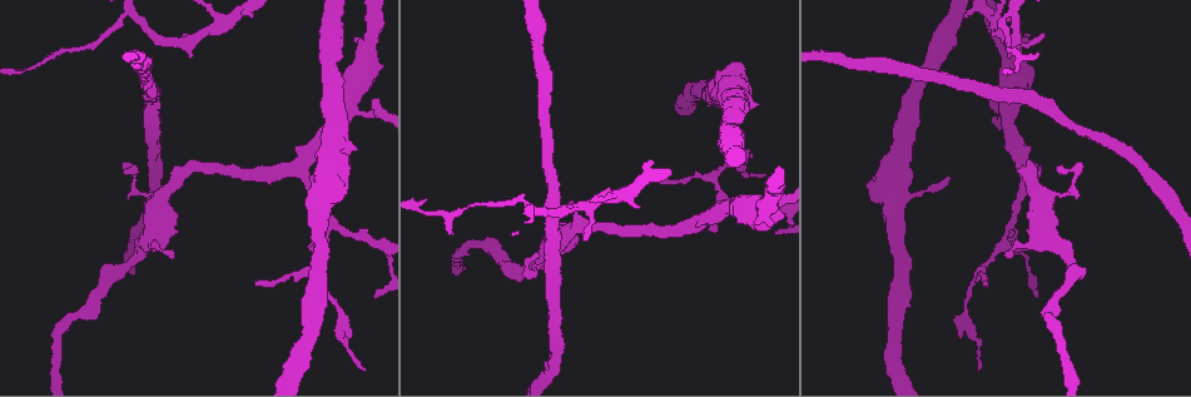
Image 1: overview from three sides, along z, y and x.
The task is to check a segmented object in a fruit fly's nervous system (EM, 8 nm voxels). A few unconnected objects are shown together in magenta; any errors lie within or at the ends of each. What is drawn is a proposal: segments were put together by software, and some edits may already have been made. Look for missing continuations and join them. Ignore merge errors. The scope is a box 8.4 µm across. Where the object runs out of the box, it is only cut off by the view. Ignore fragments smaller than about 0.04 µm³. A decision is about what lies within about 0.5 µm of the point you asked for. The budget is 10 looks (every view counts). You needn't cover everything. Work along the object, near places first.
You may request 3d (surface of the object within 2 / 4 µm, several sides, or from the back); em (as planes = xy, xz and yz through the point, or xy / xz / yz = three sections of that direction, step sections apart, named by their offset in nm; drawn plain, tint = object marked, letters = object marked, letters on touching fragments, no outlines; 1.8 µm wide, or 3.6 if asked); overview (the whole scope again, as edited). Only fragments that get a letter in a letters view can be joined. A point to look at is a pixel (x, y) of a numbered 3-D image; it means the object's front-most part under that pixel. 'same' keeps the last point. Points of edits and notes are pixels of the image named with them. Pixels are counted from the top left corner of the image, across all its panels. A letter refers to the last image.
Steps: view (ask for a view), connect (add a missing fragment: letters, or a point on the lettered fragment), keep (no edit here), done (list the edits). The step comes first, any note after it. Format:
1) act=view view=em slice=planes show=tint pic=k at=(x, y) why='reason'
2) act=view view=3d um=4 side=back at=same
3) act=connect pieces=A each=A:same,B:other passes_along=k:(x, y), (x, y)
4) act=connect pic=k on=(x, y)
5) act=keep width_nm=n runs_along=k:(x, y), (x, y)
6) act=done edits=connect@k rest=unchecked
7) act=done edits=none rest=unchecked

act=view view=em slice=planes show=letters pic=1 at=(137, 171) why='thin end'

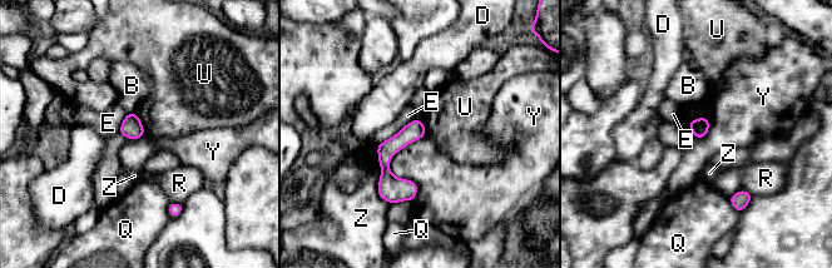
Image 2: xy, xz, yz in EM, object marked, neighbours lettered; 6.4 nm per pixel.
act=keep width_nm=120 longest_contact=Y:440nm each=B:other,D:other,E:other,Q:other,R:other,U:other,Y:other,Z:other found='no lettered fragment goes on from it'

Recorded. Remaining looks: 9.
act=view view=em slice=planes show=letters pic=1 at=(874, 177) why='free end'

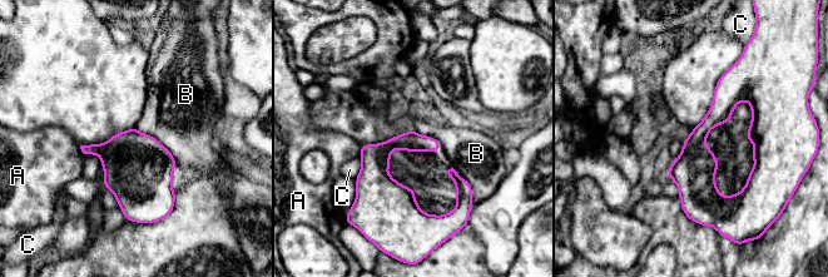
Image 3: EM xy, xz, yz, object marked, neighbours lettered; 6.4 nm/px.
act=keep longest_contact=B:360nm each=A:other,B:other,C:other border=3:(135, 128), (153, 135), (177, 163) found='no lettered fragment goes on from it'

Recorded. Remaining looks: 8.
act=view view=3d um=4 side=back pic=1 at=(345, 101)

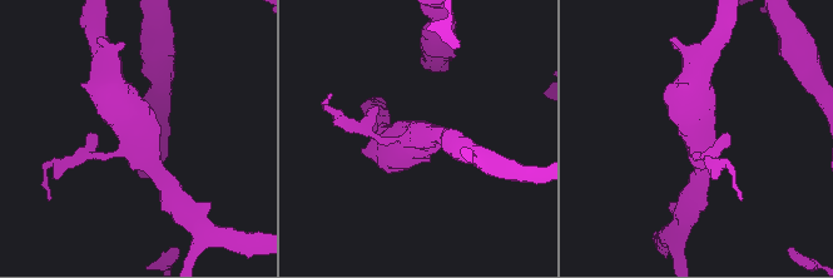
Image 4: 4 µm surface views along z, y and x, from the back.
act=view view=em um=3.6 slice=planes show=letters pic=4 at=(700, 136) arms=3

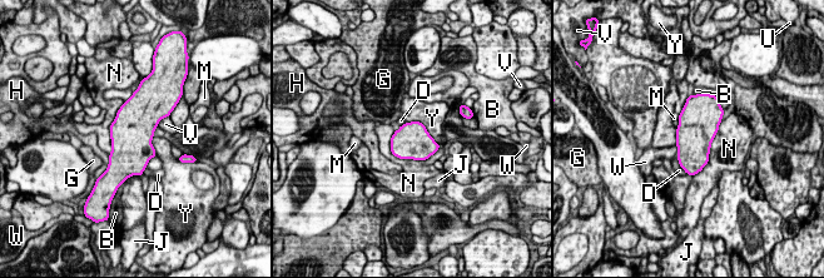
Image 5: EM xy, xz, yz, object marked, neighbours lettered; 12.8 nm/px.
act=keep each=B:other,D:other,G:other,H:other,J:other,M:other,N:other,U:other,V:other,W:other,Y:other found='none of them fits'

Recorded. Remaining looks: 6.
act=view view=em slice=xy step=4 show=tint pic=1 at=(1043, 34) why='thin end'

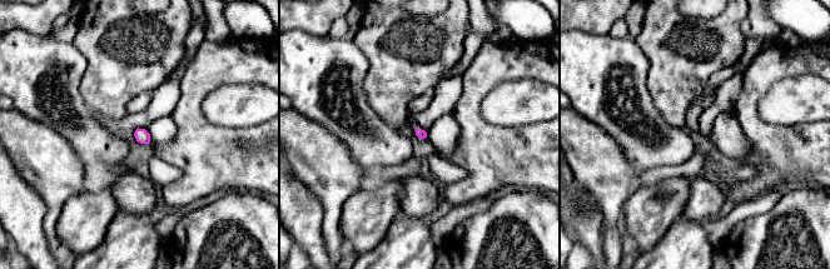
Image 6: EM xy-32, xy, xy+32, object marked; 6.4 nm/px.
act=view view=em slice=planes show=letters at=same

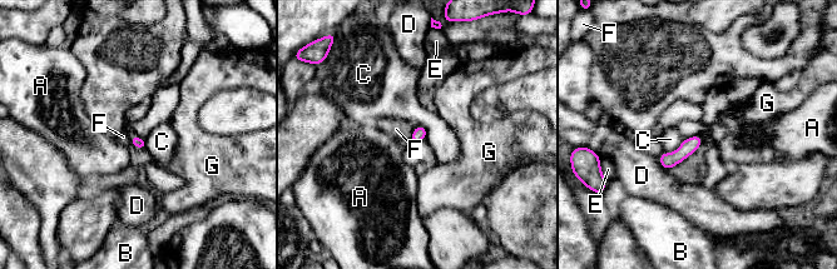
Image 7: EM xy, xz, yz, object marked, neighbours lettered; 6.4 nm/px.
act=keep each=A:other,B:other,C:other,D:other,E:other,F:other,G:other border=7:(412, 133), (410, 138) found='no lettered fragment goes on from it'

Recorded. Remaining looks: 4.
act=done edits=none rest=unchecked

